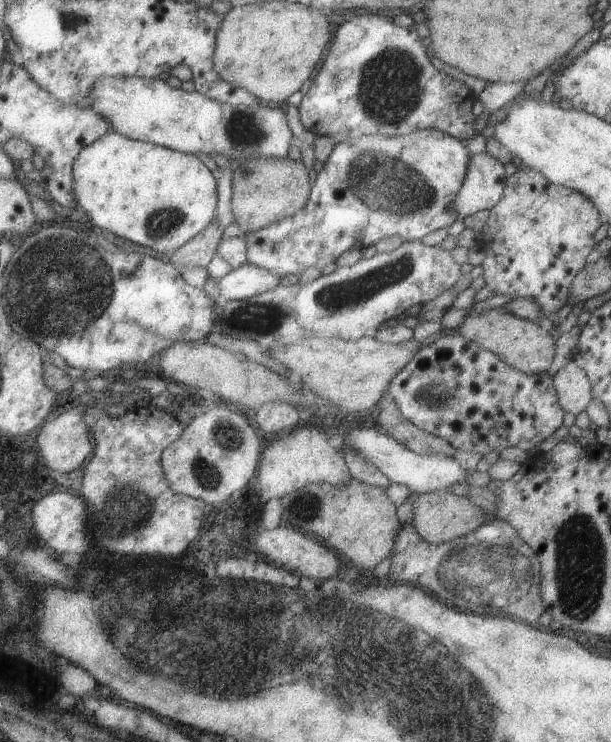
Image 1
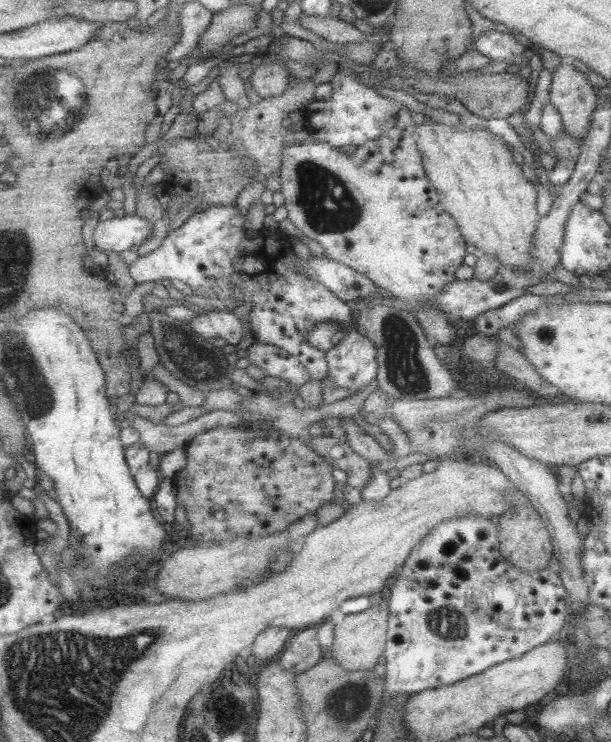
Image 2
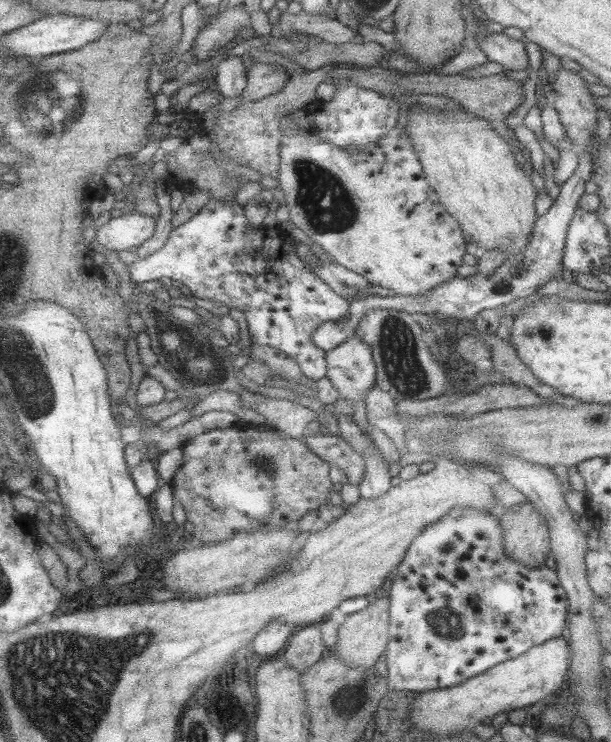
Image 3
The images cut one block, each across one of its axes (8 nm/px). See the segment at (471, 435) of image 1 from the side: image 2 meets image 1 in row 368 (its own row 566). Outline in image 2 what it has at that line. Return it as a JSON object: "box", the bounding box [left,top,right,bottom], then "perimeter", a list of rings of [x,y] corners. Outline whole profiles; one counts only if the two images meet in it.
{"box":[384,513,569,702],"perimeter":[[[471,513],[464,517],[449,519],[449,522],[441,525],[435,532],[431,532],[420,540],[417,548],[409,555],[402,569],[399,569],[396,581],[390,588],[390,598],[387,600],[390,605],[389,636],[384,657],[386,658],[387,677],[385,702],[393,695],[401,693],[420,693],[433,688],[441,688],[447,685],[461,682],[469,677],[480,675],[496,664],[506,660],[517,658],[524,652],[531,651],[533,647],[548,642],[556,636],[563,628],[563,624],[569,616],[569,602],[567,591],[561,584],[561,579],[551,569],[543,571],[522,571],[519,567],[504,559],[499,549],[499,533],[497,532],[497,518],[486,519],[481,515]]]}

